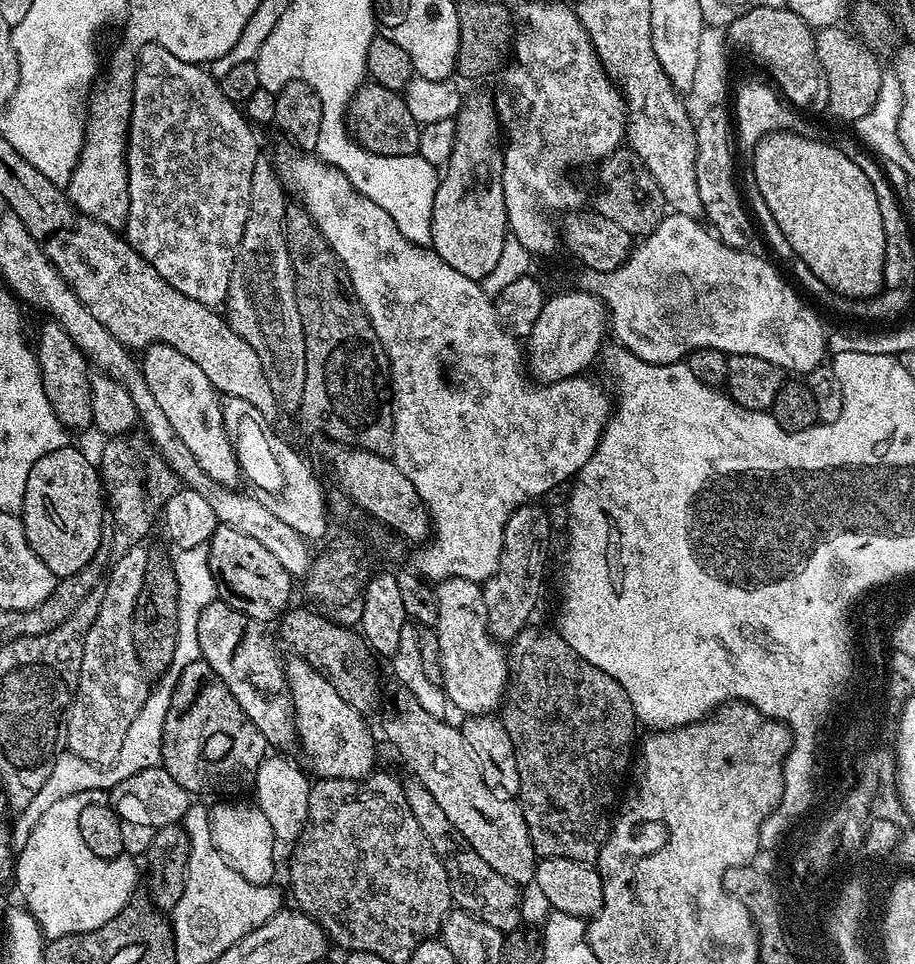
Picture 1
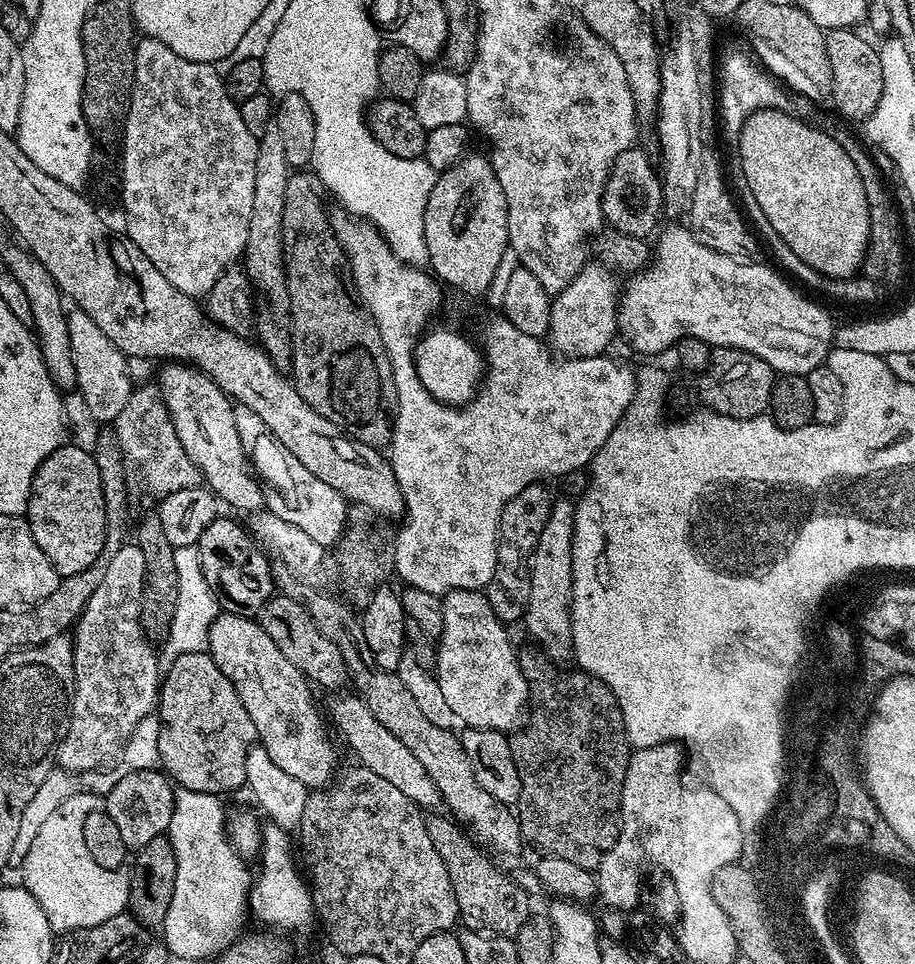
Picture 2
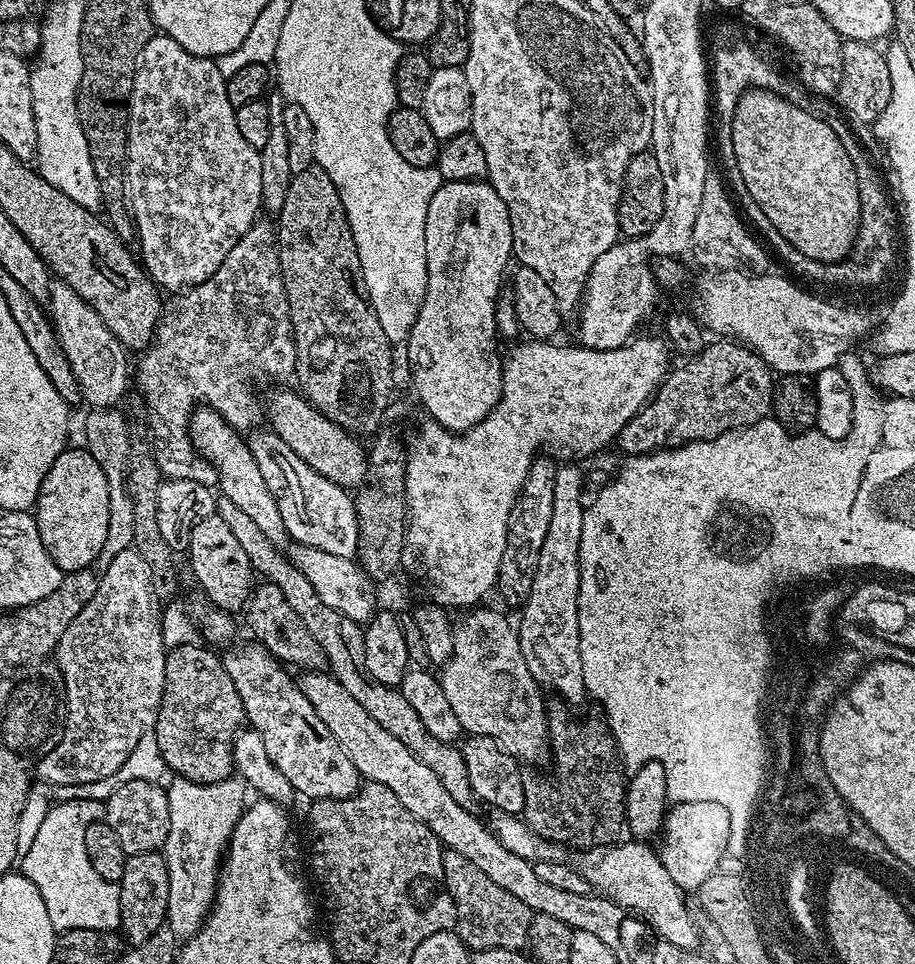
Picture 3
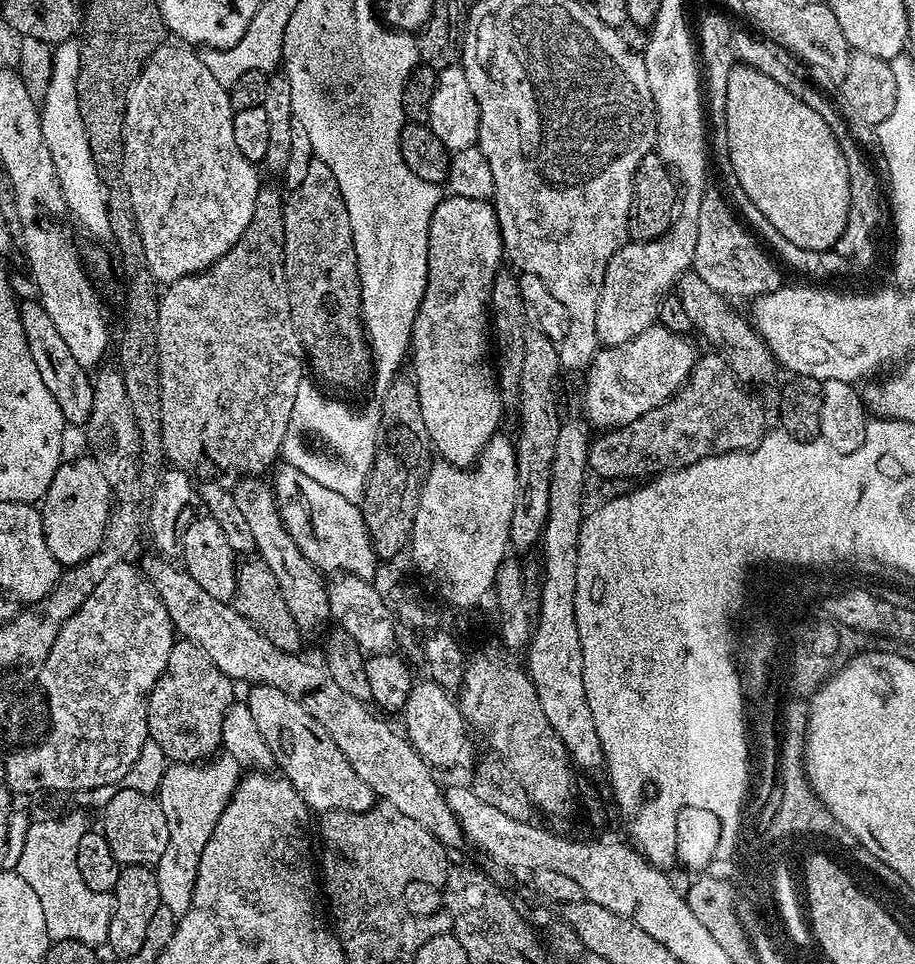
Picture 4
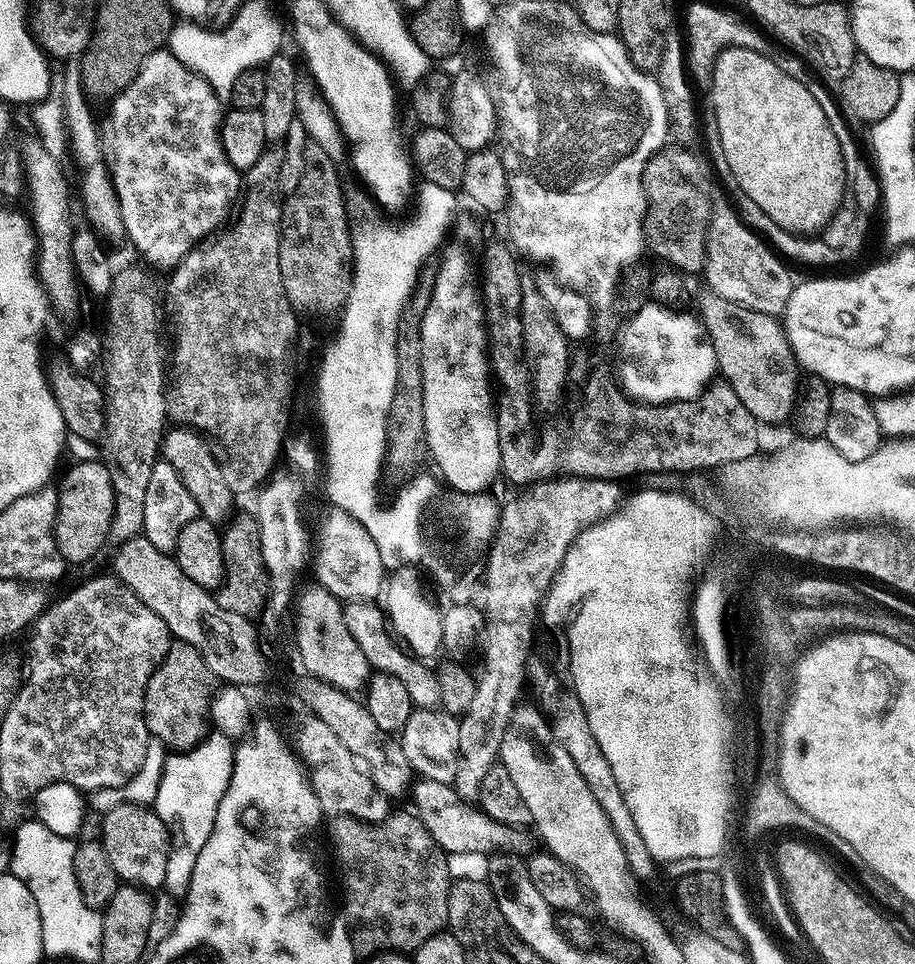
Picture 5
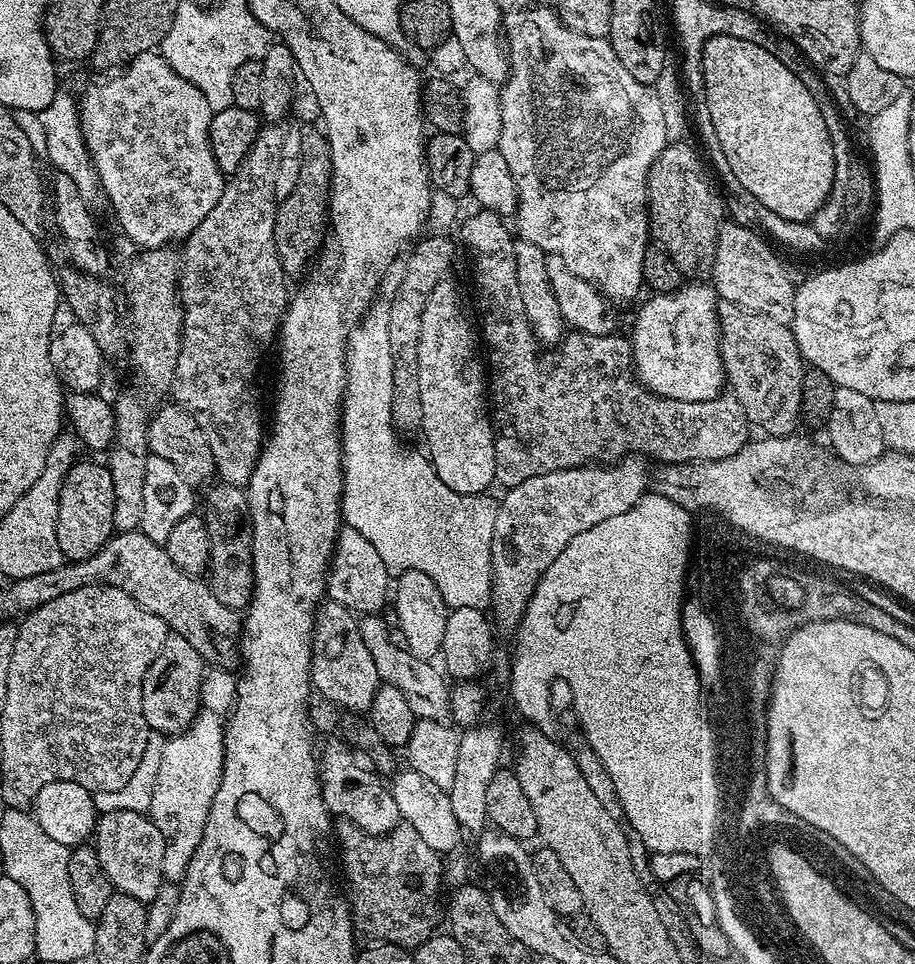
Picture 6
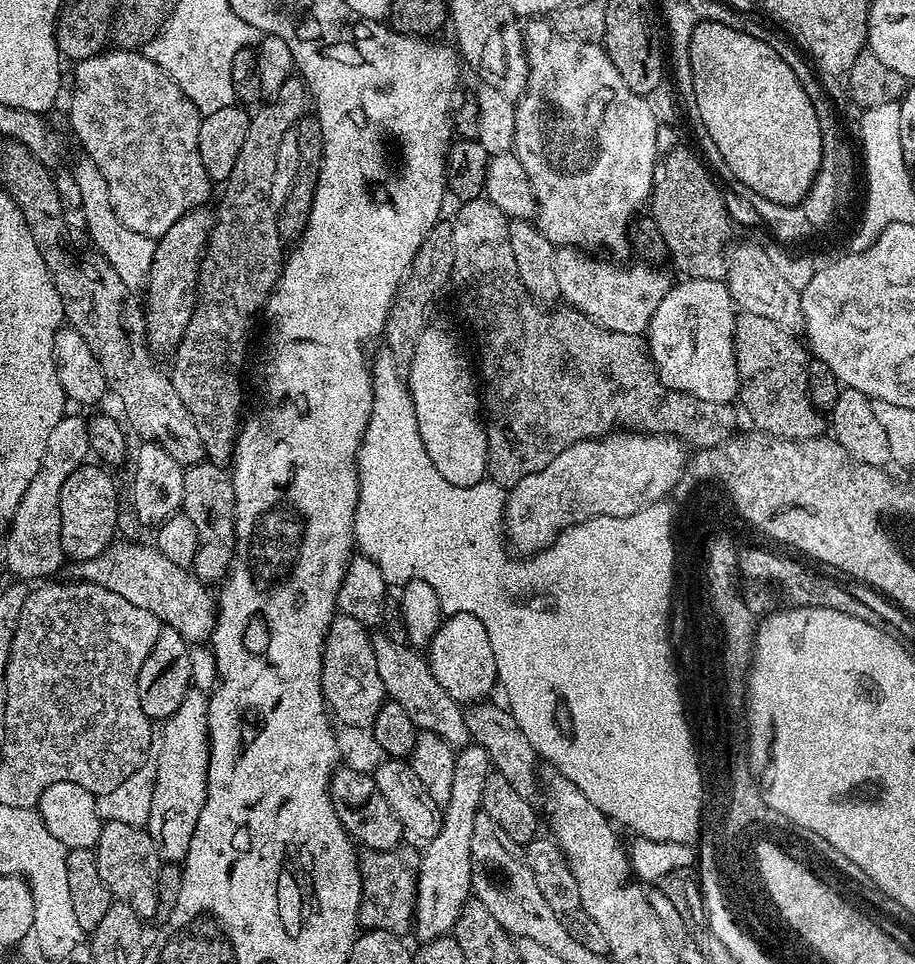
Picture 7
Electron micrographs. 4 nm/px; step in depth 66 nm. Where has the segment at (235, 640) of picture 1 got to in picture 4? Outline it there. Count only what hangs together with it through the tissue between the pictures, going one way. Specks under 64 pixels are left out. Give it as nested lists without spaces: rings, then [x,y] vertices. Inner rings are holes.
[[[258,684],[247,689],[246,703],[254,716],[259,733],[266,738],[266,745],[272,751],[275,767],[285,780],[289,780],[298,790],[302,802],[313,813],[325,812],[365,812],[377,803],[376,793],[354,774],[354,766],[346,762],[342,750],[334,746],[334,738],[326,734],[326,729],[300,705],[290,694],[276,690],[266,684]]]

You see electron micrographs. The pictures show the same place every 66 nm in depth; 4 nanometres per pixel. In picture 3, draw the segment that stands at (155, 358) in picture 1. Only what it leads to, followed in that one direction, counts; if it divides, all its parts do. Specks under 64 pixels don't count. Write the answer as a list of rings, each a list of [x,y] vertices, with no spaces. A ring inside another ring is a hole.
[[[207,406],[197,407],[193,412],[192,419],[188,421],[188,433],[192,436],[193,446],[215,466],[220,475],[218,488],[222,495],[230,498],[234,506],[240,507],[262,529],[262,534],[266,534],[266,538],[277,550],[283,549],[283,544],[287,545],[290,537],[279,514],[278,503],[274,500],[274,495],[270,494],[249,445],[244,440],[240,441],[241,433],[231,428],[213,408]]]

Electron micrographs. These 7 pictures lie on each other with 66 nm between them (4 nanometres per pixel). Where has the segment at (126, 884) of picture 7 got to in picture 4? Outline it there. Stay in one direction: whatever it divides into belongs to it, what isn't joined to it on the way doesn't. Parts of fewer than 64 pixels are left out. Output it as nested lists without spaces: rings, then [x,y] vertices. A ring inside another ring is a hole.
[[[121,787],[103,808],[102,816],[102,831],[106,842],[110,842],[114,858],[123,867],[152,868],[162,858],[162,854],[166,854],[166,846],[170,842],[170,826],[166,822],[166,814],[159,799],[153,793],[126,790]]]

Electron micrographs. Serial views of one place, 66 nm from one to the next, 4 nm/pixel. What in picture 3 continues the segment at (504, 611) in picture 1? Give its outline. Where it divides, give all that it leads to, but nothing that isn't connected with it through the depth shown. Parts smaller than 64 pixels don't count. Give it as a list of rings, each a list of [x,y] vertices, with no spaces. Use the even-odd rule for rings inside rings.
[[[536,457],[510,508],[510,514],[507,515],[506,549],[502,554],[496,588],[506,601],[516,606],[523,605],[530,594],[538,554],[552,517],[554,478],[557,467],[557,463],[551,457]]]

